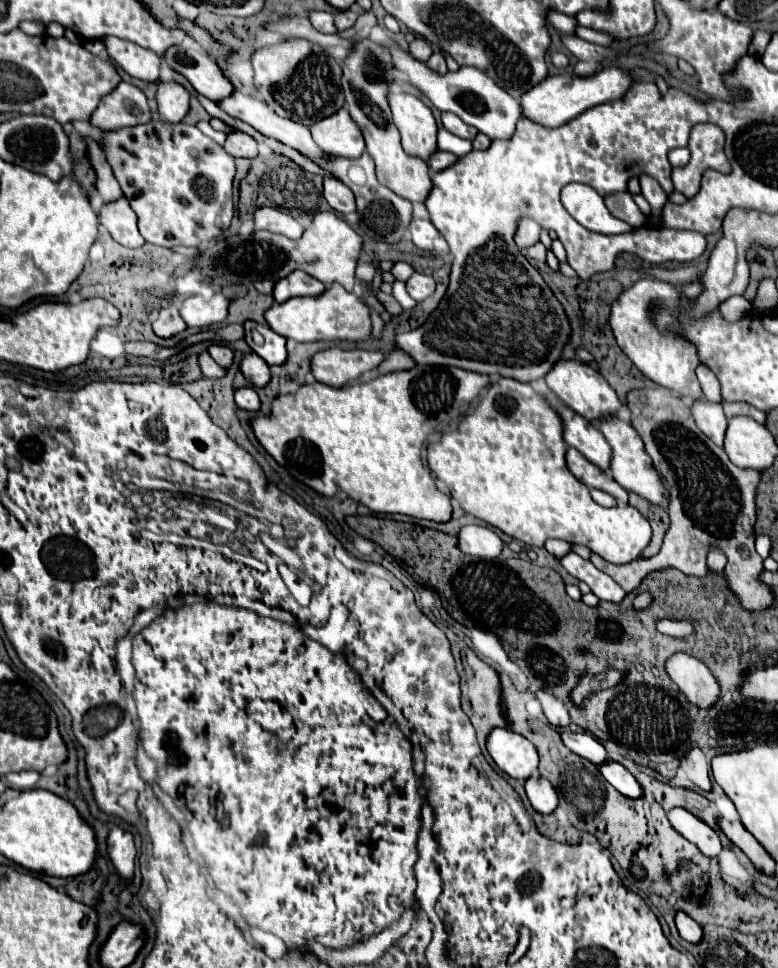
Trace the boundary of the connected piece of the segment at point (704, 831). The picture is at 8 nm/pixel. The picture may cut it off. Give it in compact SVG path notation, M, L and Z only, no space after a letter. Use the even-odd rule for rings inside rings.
M670 809L666 815L668 815L670 825L682 837L686 837L690 843L694 843L706 857L716 857L722 851L722 843L720 843L718 833L714 829L710 829L698 817L688 813L686 809Z

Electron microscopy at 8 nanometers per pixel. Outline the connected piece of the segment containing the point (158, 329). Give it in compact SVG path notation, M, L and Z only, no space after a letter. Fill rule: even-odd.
M166 305L160 309L156 321L152 323L152 329L158 337L162 339L170 339L174 335L178 335L180 331L186 329L186 323L180 319L180 313L174 305Z

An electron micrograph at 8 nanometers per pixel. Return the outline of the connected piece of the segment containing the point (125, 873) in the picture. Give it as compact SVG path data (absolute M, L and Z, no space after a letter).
M114 827L108 835L108 853L116 871L124 879L130 879L134 873L134 859L136 859L134 835L130 831L124 831L122 827Z

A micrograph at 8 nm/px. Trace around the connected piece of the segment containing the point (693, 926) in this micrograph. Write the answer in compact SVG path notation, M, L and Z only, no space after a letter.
M682 911L676 913L676 927L678 927L678 933L684 941L694 943L694 945L702 941L702 927Z

